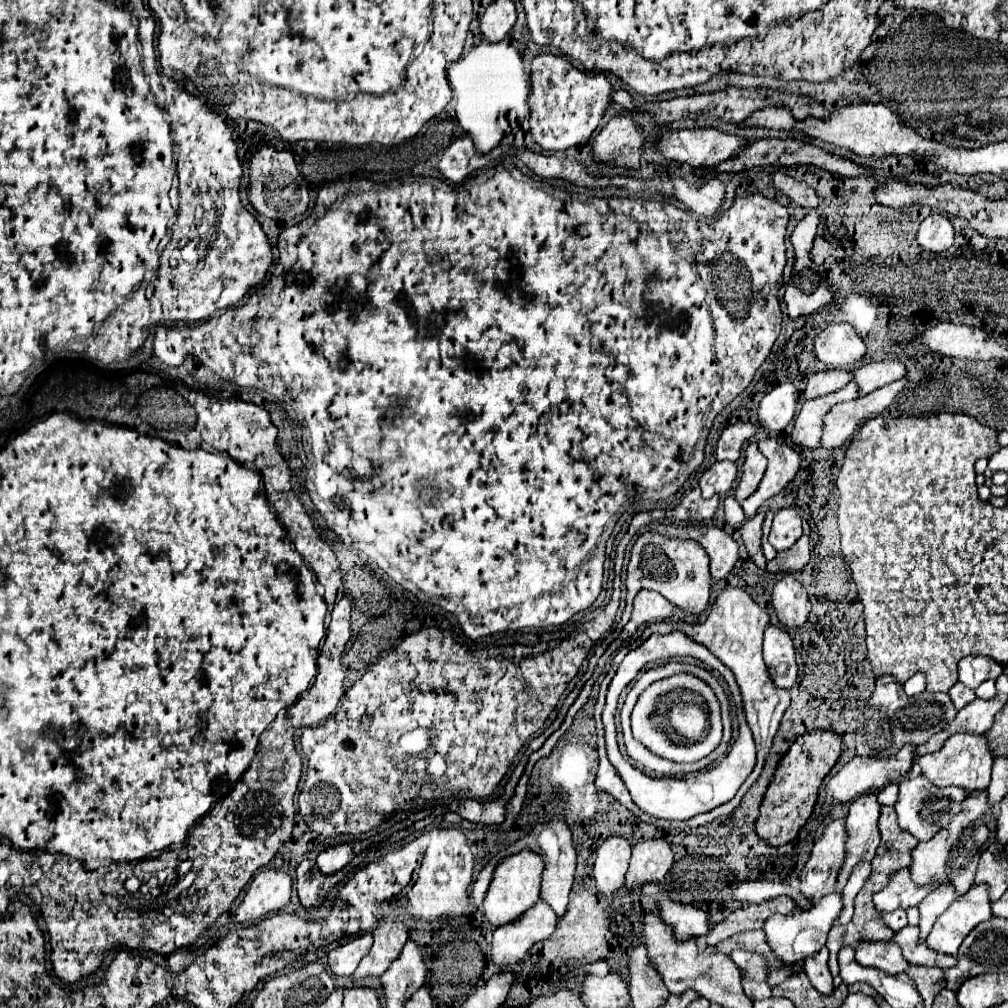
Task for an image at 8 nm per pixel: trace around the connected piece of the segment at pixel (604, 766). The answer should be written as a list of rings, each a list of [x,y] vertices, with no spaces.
[[[606,676],[606,680],[602,682],[602,692],[598,696],[598,702],[596,702],[596,712],[594,712],[594,718],[596,718],[596,730],[598,730],[598,754],[600,754],[600,764],[598,764],[598,772],[596,772],[596,786],[600,790],[606,790],[610,792],[620,804],[624,804],[634,816],[638,816],[640,820],[648,822],[648,824],[654,824],[658,828],[674,828],[678,826],[678,822],[666,822],[666,820],[656,820],[652,816],[648,816],[646,812],[642,812],[630,798],[622,778],[618,776],[618,772],[614,770],[614,766],[610,764],[608,756],[606,756],[606,748],[604,748],[604,730],[602,730],[602,720],[600,720],[600,714],[602,714],[602,708],[604,708],[604,694],[606,694],[606,682],[608,682],[610,676]]]

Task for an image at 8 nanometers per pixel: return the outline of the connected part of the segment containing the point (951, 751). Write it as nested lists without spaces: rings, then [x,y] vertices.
[[[954,734],[946,740],[946,744],[926,756],[916,758],[922,774],[936,786],[962,786],[964,790],[984,790],[990,784],[990,768],[992,768],[992,750],[990,742],[984,734]]]

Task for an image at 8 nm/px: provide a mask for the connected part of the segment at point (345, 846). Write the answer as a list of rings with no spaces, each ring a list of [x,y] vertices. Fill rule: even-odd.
[[[342,842],[342,844],[336,844],[336,846],[330,846],[330,848],[322,850],[316,858],[316,866],[324,874],[334,874],[334,872],[342,870],[354,856],[356,856],[356,850],[352,848],[352,844]]]

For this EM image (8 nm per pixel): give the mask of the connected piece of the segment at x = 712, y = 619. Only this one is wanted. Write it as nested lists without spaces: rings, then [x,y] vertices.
[[[726,586],[716,602],[714,608],[710,610],[708,618],[700,624],[688,624],[688,622],[654,622],[650,624],[644,632],[640,640],[646,640],[652,632],[674,632],[674,630],[682,630],[686,636],[690,636],[692,640],[704,644],[722,664],[726,664],[734,676],[736,682],[742,690],[742,698],[744,698],[744,710],[746,710],[746,720],[748,726],[754,734],[756,740],[756,750],[758,750],[758,762],[756,766],[764,766],[764,760],[772,748],[772,740],[778,732],[780,720],[790,704],[790,694],[784,688],[778,688],[772,680],[770,674],[766,670],[766,664],[762,660],[762,632],[768,624],[768,612],[762,610],[748,592],[734,588],[734,586]]]

